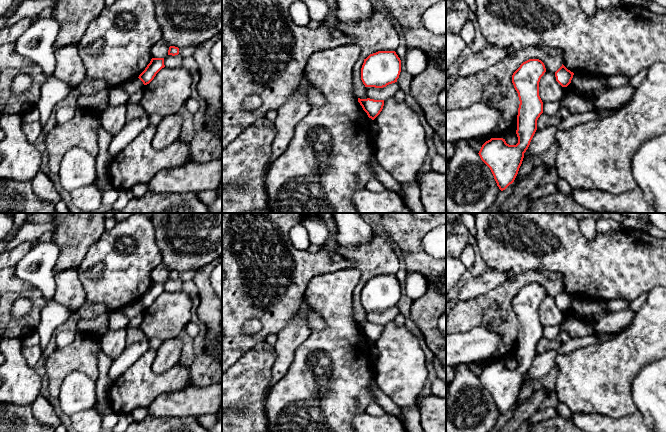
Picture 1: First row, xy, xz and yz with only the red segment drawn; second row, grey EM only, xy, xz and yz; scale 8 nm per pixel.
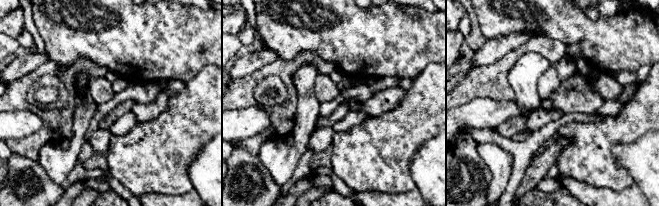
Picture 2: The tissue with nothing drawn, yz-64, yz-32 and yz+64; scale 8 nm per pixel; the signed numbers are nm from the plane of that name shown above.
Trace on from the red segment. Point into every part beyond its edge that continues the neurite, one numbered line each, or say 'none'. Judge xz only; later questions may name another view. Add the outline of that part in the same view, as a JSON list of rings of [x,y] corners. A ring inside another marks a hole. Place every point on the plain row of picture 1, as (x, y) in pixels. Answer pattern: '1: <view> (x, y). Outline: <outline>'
none

